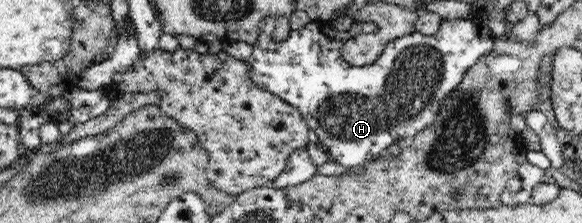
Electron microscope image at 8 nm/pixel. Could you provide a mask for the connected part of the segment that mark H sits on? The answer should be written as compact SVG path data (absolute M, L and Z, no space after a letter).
M477 16L442 18L436 34L426 36L415 31L409 36L400 36L385 45L381 56L373 64L351 66L342 57L342 41L359 33L375 33L375 23L354 21L349 30L337 31L328 21L316 19L301 30L291 31L285 40L279 42L273 39L274 26L272 17L263 18L259 22L258 38L252 44L253 52L246 61L251 81L298 108L311 130L317 133L321 147L335 163L345 167L359 166L366 160L379 157L388 146L397 144L399 140L409 142L414 139L417 132L435 120L442 100L461 82L466 70L491 50L490 42L496 39Z

